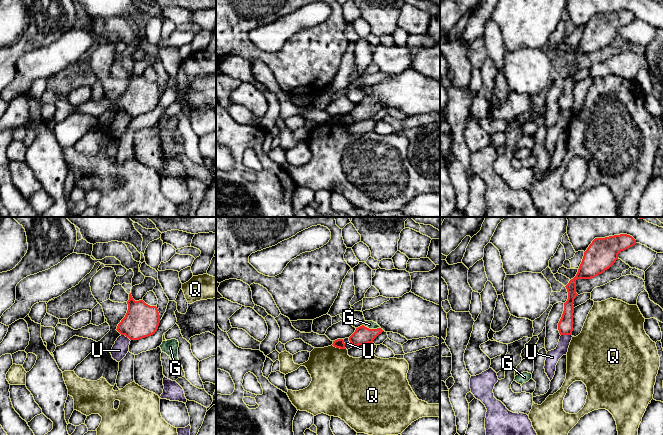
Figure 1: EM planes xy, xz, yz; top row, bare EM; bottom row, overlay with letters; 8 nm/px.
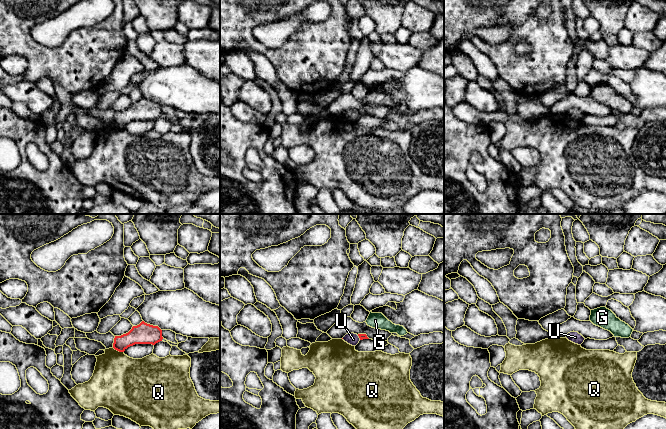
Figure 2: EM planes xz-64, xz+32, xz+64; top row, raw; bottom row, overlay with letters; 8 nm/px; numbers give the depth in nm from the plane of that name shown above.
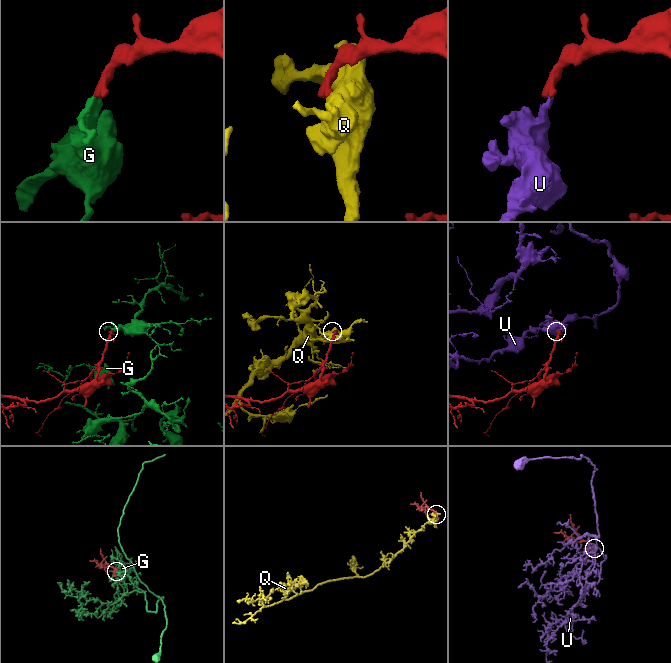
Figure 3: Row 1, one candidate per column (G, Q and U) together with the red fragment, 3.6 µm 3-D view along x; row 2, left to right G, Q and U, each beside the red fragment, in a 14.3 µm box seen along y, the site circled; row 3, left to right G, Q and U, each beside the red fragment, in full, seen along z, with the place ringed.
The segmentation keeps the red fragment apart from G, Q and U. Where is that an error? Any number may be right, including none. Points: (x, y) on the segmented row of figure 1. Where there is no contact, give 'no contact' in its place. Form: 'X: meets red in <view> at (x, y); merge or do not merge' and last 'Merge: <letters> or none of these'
G: meets red in xz at (373, 329); merge
Q: meets red in xz at (339, 347); do not merge
U: meets red in yz at (566, 334); do not merge
Merge: G

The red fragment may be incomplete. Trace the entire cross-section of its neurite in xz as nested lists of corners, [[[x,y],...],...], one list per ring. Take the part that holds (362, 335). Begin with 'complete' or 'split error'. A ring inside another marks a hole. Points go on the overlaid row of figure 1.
split error; [[[365,321],[362,326],[356,328],[355,332],[349,337],[351,346],[359,346],[373,343],[373,340],[384,330],[373,321]]]

